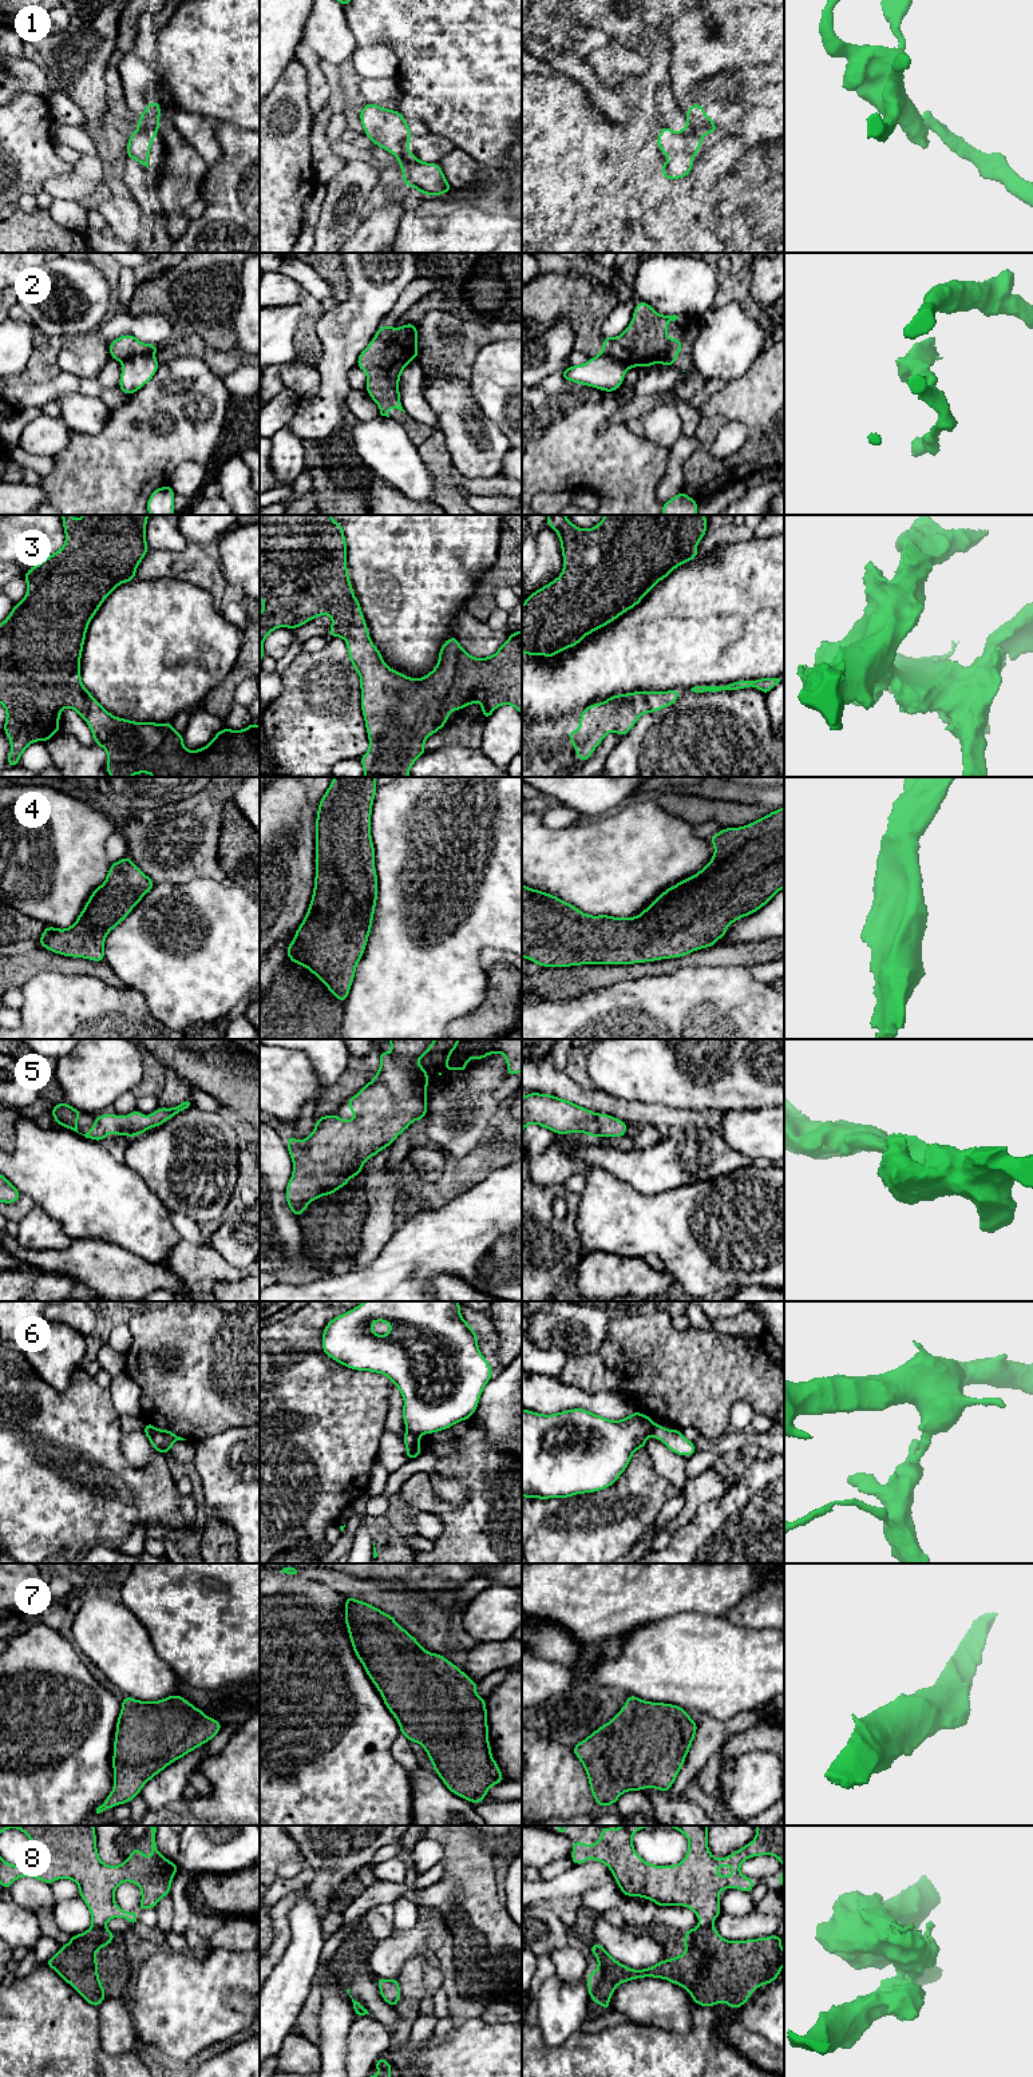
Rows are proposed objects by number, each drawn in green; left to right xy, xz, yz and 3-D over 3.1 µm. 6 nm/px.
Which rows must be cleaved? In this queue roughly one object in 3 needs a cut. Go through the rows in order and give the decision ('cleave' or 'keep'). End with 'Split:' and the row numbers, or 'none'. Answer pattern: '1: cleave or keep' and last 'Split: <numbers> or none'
1: cleave
2: cleave
3: cleave
4: keep
5: keep
6: cleave
7: keep
8: cleave
Split: 1, 2, 3, 6, 8

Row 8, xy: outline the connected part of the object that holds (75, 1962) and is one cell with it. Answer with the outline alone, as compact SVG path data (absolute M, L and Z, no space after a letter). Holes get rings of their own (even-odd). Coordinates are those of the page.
M90 1927L82 1934L72 1935L45 1965L54 1969L90 2005L99 2007L107 1997L98 1975L95 1953L110 1946L115 1934L106 1927Z

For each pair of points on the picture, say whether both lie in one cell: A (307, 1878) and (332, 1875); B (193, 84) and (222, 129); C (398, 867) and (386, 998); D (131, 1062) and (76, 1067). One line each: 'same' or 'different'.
A: different
B: different
C: same
D: same

